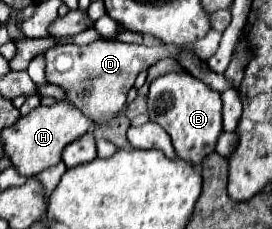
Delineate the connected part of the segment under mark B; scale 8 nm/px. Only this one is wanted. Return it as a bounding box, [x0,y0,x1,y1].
[147,72,223,164]

